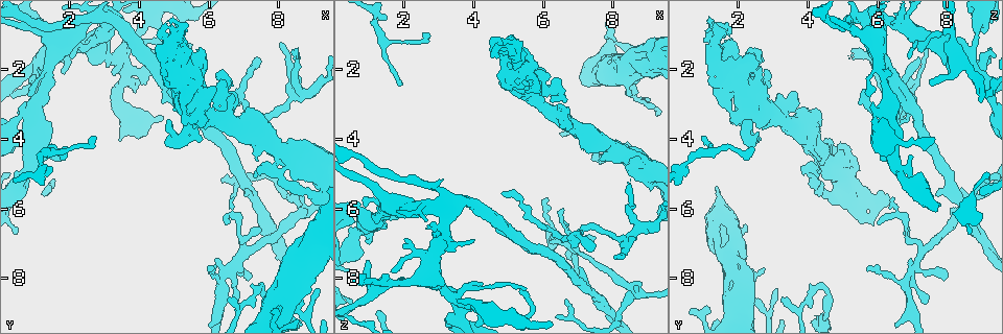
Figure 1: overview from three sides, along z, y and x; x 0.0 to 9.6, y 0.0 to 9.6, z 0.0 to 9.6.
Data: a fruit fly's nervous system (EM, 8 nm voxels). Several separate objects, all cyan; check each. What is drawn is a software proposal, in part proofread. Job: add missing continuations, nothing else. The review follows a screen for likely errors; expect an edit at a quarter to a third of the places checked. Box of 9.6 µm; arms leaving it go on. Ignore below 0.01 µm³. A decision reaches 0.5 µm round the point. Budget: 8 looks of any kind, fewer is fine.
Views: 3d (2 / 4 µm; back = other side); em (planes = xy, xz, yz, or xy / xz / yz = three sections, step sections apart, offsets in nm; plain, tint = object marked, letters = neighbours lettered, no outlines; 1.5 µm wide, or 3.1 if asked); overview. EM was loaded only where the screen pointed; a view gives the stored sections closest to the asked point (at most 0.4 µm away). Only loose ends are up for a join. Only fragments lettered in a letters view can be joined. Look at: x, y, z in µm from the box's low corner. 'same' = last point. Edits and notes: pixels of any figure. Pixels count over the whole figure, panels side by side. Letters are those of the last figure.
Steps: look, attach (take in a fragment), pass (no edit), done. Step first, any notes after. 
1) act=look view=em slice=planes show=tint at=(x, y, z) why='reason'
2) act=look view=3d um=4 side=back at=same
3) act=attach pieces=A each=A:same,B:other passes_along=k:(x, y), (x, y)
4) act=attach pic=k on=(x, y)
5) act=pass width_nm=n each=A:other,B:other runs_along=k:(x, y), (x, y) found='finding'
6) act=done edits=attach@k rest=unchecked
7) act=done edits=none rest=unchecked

act=look view=em slice=xz step=4 show=tint at=(7.40, 1.60, 7.15) why='free end'

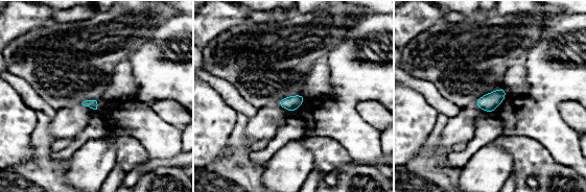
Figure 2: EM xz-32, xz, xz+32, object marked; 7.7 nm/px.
act=look view=em slice=planes show=letters at=same

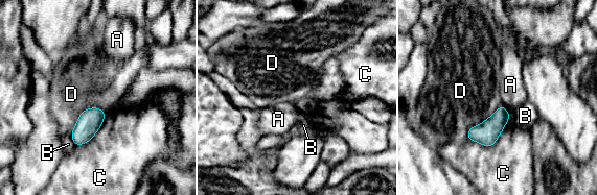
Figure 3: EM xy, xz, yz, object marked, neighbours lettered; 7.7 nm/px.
act=pass each=A:other,B:other,C:other,D:other found='none of them fits'

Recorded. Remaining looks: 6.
act=look view=3d um=2 side=back at=(6.25, 7.50, 6.95) why='two arms at a narrow angle'

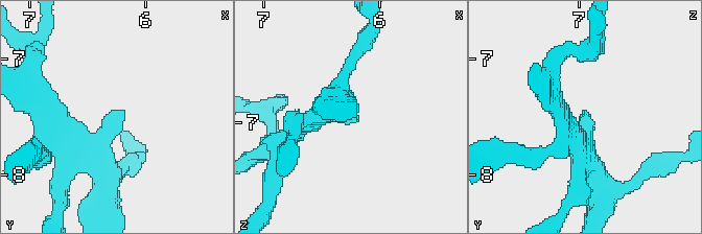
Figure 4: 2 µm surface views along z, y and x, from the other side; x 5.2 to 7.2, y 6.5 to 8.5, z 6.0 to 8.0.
act=look view=em slice=planes show=letters at=(6.22, 7.46, 6.98) arms=3 arm_widths_nm=160,170,240 why='shape alone is not enough'

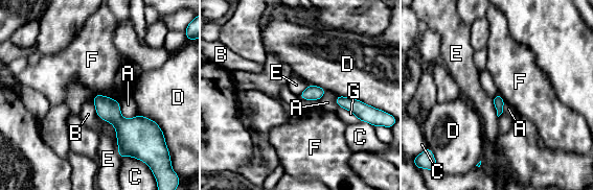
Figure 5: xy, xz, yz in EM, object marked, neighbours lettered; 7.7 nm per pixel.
act=pass each=A:other,B:other,C:other,D:other,E:other,F:other,G:other found='no lettered fragment goes on from it'

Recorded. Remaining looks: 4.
act=look view=em slice=planes show=letters at=(1.90, 4.35, 2.40) why='branch stops here'

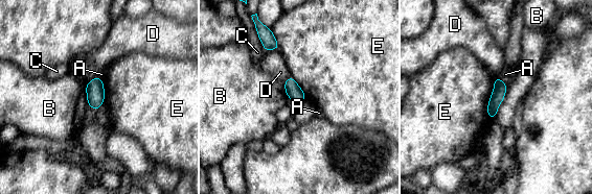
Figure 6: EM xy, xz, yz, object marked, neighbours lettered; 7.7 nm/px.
act=pass longest_contact=E:340nm each=A:other,B:other,C:other,D:other,E:other found='none of them fits'

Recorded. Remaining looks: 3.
act=look view=3d um=2 side=back at=(4.80, 3.45, 2.35) why='branch stops here'

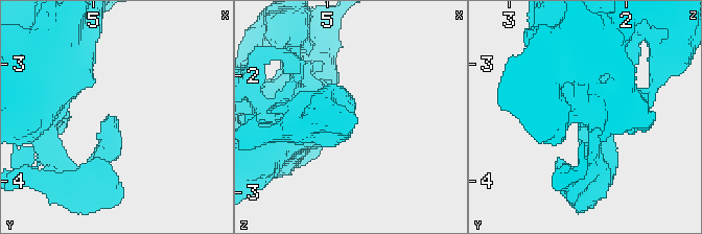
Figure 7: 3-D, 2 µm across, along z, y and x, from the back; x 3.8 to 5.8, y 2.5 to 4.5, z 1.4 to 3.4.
act=look view=em slice=yz step=8 show=letters at=same why='shape alone is not enough'

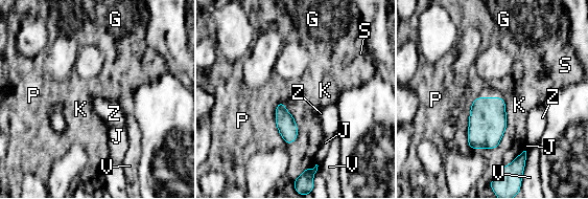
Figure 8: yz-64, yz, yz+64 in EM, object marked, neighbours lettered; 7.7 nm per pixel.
act=look view=em slice=planes show=letters at=same why='cut it another way'

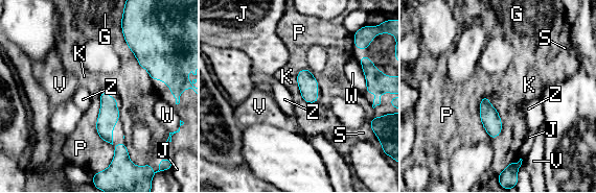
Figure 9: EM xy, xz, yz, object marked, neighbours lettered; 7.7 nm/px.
act=pass each=G:other,J:other,K:other,P:other,S:other,V:other,W:other,Z:other found='no lettered fragment goes on from it'

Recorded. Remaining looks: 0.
act=done edits=none rest=unchecked

